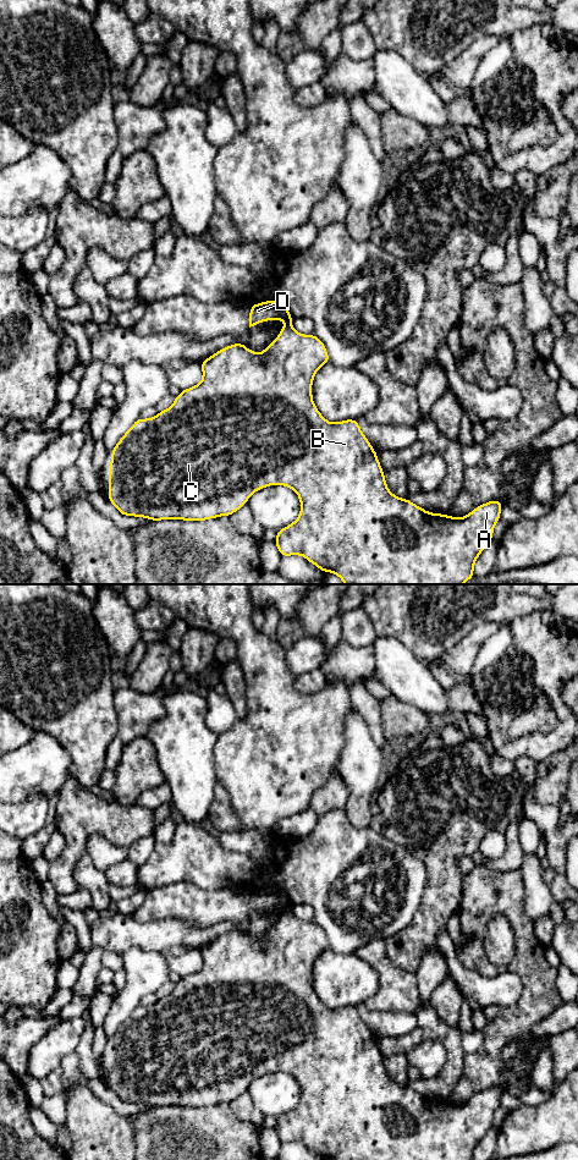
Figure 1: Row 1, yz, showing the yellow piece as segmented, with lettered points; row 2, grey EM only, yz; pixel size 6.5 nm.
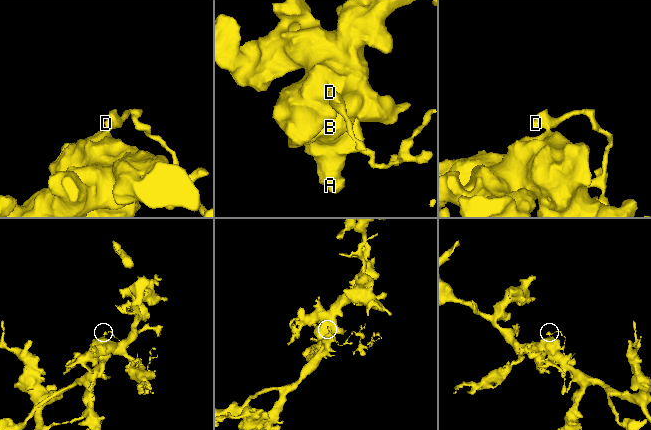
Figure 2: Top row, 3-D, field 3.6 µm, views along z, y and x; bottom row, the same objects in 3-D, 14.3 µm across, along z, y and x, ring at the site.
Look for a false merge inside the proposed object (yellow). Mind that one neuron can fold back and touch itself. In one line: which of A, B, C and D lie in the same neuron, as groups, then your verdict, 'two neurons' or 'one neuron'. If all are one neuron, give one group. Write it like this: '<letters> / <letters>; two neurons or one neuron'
A B C / D; two neurons

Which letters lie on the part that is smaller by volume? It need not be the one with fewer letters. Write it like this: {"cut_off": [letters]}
{"cut_off": ["D"]}

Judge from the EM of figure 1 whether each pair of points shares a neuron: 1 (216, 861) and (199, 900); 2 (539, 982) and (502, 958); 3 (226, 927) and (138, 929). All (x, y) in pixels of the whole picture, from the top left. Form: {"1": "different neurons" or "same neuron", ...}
{"1": "different neurons", "2": "different neurons", "3": "same neuron"}

